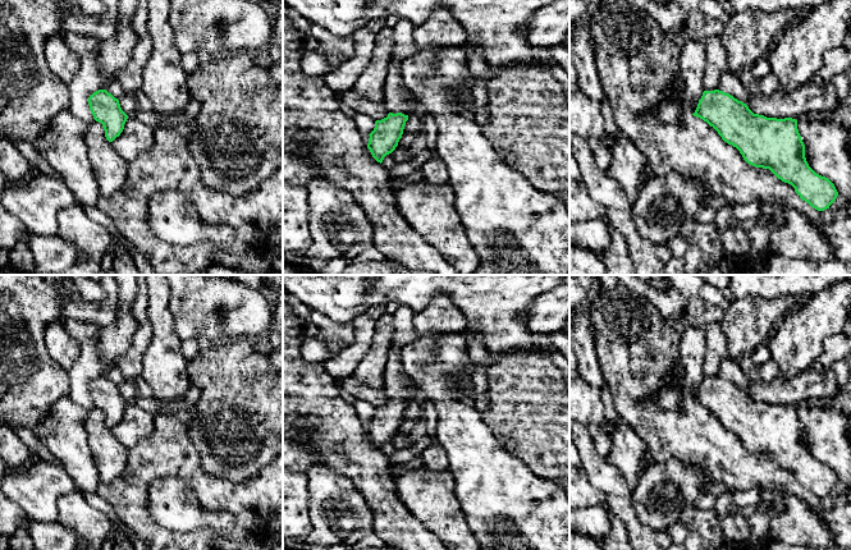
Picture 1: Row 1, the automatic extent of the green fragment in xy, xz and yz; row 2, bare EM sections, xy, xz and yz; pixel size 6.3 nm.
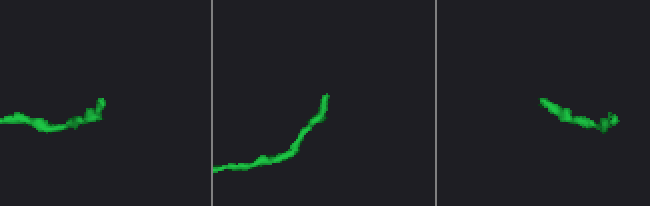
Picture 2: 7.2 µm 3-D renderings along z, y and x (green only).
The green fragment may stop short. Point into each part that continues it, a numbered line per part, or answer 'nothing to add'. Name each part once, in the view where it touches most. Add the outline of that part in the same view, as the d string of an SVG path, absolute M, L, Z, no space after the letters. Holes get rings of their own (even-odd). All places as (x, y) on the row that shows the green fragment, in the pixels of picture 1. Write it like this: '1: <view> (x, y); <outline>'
1: xz (397, 96); M392 60L389 63L389 72L385 78L384 97L381 102L389 113L402 113L410 116L411 114L417 111L410 105L410 101L413 100L413 96L403 82L403 60Z

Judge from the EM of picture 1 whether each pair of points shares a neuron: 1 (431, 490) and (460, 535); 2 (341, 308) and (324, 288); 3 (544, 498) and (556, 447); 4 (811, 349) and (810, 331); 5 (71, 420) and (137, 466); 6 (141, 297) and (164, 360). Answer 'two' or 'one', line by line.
1: one
2: one
3: two
4: one
5: two
6: two

